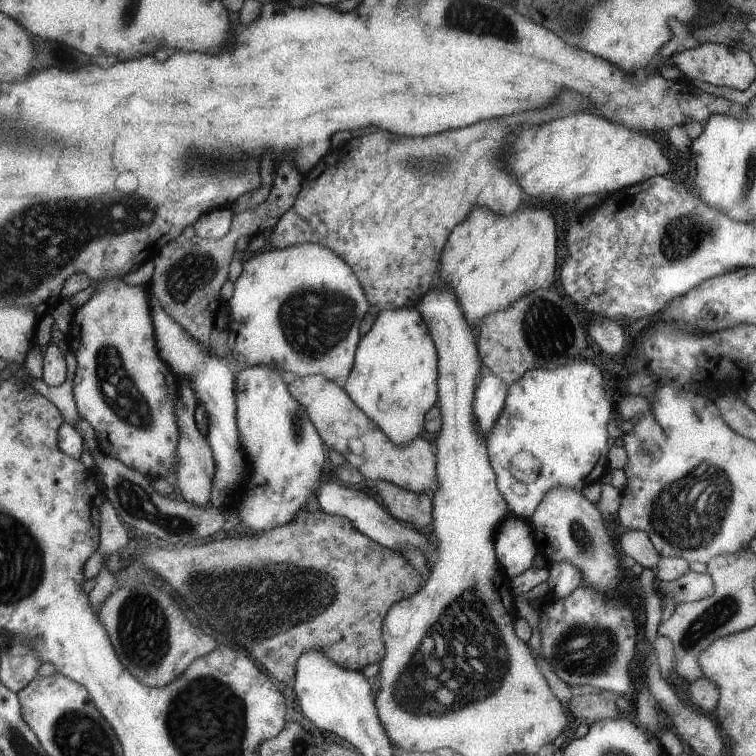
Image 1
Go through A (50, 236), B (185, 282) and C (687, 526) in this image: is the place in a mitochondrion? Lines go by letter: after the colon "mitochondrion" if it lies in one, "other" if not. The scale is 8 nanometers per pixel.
A: mitochondrion
B: mitochondrion
C: mitochondrion

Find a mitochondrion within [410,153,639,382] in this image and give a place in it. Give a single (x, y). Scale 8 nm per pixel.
(541, 334)

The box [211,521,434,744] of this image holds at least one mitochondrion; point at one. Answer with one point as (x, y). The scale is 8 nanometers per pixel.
(306, 593)

